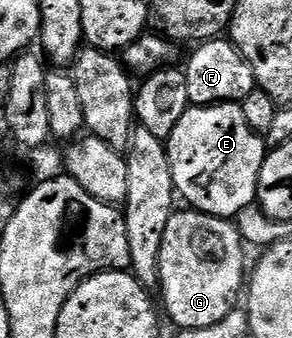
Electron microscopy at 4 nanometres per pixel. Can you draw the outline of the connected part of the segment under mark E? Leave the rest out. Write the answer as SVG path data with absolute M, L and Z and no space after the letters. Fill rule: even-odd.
M216 103L212 107L195 107L191 105L184 113L184 117L180 117L180 122L176 125L176 129L172 129L170 138L165 140L166 152L168 153L168 161L172 169L172 181L174 182L175 192L179 196L182 195L187 199L189 206L195 211L203 211L205 215L215 215L221 219L233 220L234 215L241 213L245 207L254 207L258 198L258 182L260 181L260 169L264 165L268 154L268 144L263 136L258 135L248 125L248 121L244 121L244 109L241 103Z

